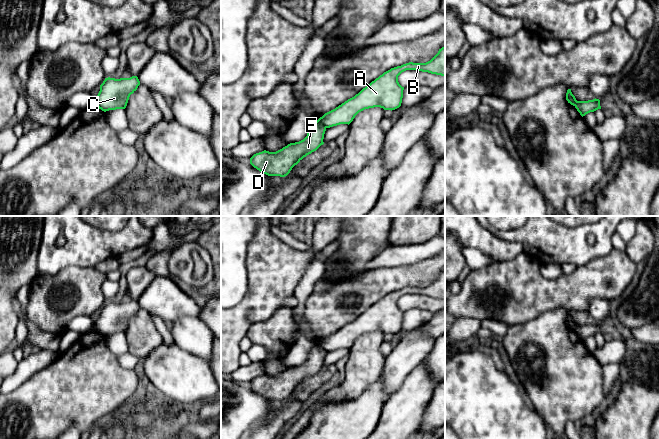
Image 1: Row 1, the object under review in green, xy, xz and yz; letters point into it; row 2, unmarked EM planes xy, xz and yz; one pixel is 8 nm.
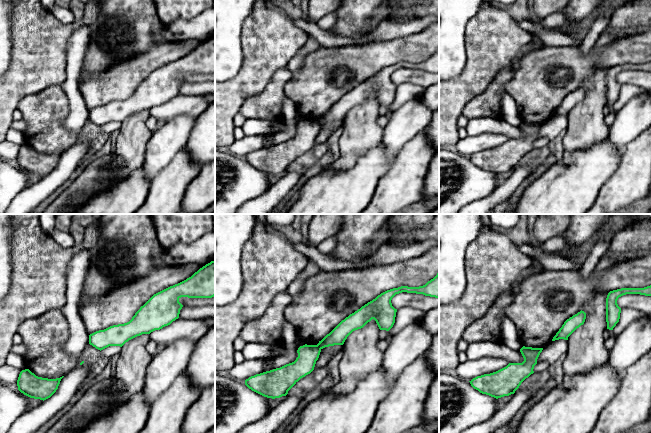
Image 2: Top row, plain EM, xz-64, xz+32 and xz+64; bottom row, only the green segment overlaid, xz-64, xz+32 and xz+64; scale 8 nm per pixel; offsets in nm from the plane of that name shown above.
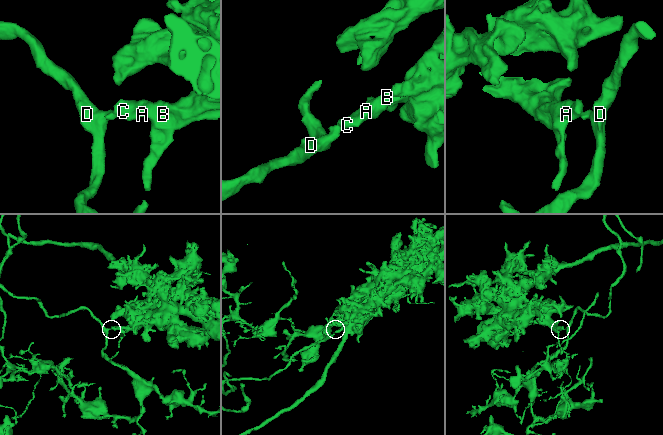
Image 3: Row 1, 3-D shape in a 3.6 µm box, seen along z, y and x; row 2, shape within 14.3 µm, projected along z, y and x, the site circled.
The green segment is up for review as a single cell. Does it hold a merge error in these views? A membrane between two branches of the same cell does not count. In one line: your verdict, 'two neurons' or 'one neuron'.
two neurons

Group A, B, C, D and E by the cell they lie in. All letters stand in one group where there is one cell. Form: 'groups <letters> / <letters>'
groups A B C / D E

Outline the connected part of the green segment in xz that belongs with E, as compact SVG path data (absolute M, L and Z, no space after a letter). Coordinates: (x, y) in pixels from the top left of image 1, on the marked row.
M316 121L303 140L290 143L276 152L264 150L256 153L250 158L250 164L268 176L285 177L304 157L324 144L325 131L326 128Z

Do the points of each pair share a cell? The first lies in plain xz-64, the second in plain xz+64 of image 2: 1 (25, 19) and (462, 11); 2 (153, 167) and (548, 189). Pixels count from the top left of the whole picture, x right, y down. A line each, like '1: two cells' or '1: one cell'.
1: two cells
2: two cells

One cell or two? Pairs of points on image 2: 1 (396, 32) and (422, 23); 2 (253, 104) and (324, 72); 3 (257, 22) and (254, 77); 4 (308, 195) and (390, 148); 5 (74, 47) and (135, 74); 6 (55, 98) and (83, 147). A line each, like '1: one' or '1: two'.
1: one
2: two
3: one
4: two
5: two
6: two

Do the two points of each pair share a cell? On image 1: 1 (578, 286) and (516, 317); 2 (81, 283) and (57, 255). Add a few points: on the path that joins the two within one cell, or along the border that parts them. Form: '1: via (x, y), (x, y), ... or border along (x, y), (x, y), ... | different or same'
1: via (563, 292), (539, 294), (531, 302) | same
2: border along (91, 267), (66, 266), (54, 274), (45, 275) | different

